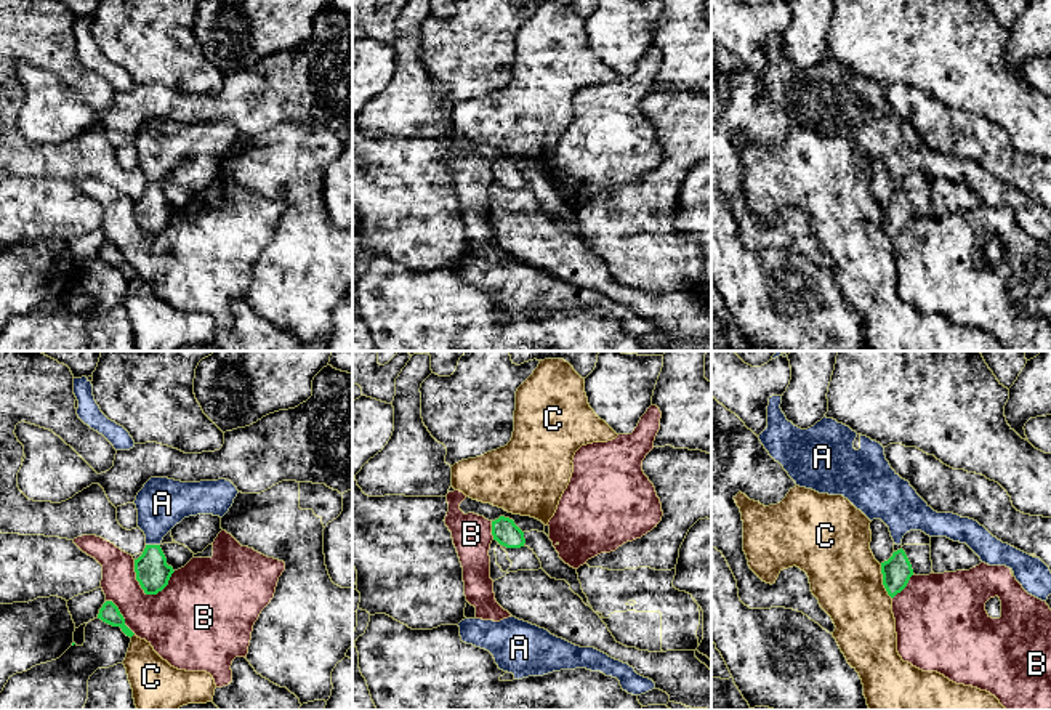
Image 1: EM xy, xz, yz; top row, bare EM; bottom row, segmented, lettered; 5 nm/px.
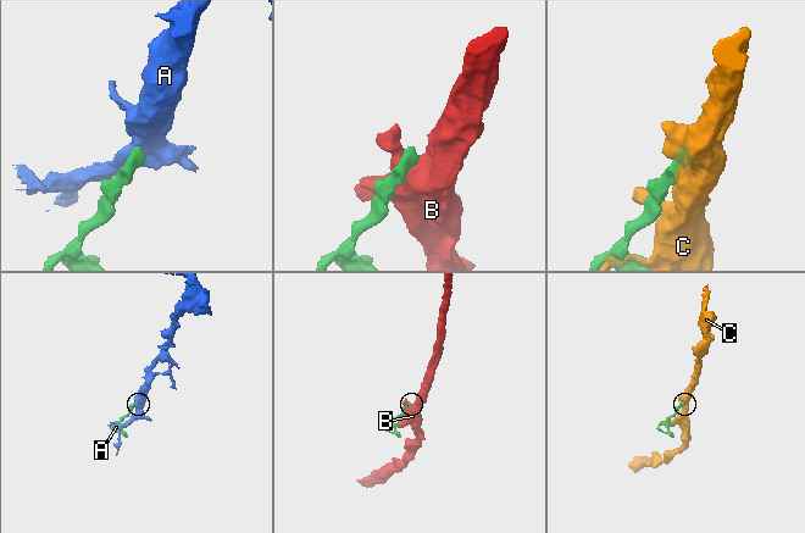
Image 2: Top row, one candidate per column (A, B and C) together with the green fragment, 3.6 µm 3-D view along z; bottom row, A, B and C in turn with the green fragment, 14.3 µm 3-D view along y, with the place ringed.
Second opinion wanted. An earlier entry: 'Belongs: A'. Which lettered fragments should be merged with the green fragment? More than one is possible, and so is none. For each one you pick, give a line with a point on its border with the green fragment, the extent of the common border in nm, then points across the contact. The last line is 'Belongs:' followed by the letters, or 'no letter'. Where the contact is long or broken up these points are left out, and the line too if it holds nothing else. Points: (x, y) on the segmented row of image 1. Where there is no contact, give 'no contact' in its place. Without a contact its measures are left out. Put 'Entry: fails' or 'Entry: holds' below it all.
A: xy (153, 545) | 70 nm | across xy (153, 572), (153, 545), (156, 516), (162, 504)
Belongs: A
Entry: holds

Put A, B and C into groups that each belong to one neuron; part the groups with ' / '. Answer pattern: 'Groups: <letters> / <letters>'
Groups: A / B / C

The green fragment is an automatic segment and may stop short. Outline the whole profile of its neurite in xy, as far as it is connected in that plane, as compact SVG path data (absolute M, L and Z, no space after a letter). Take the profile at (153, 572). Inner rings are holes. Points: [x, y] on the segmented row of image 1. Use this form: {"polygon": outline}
{"polygon": "M151 478L138 492L138 527L146 535L146 548L135 559L136 580L146 595L162 591L175 572L160 548L163 537L184 518L213 514L223 518L237 497L237 487L226 479L181 482Z"}

